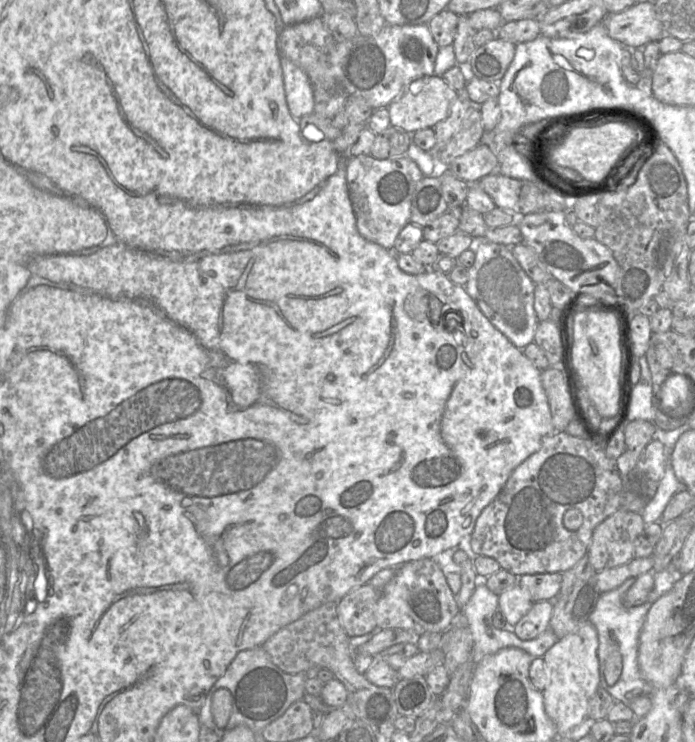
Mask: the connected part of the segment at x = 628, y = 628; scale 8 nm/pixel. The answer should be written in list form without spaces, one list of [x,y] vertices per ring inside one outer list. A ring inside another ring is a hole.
[[[628,578],[622,585],[619,587],[603,592],[600,594],[599,599],[597,600],[596,606],[591,613],[589,617],[589,622],[595,627],[597,631],[598,636],[598,648],[597,648],[597,658],[599,661],[599,674],[600,674],[600,686],[605,689],[615,701],[623,702],[626,705],[630,705],[630,700],[626,698],[627,693],[632,693],[632,695],[637,696],[647,696],[646,692],[642,691],[642,688],[645,687],[645,684],[643,680],[639,678],[640,672],[639,672],[639,665],[638,665],[638,648],[639,648],[639,637],[641,630],[643,628],[646,616],[648,611],[650,610],[653,603],[649,602],[650,597],[653,594],[653,589],[649,594],[648,600],[639,605],[639,606],[633,606],[633,607],[626,607],[623,605],[623,598],[628,591],[628,589],[634,584],[636,578]],[[613,641],[615,641],[618,645],[619,652],[622,657],[622,672],[618,679],[618,681],[610,686],[607,684],[605,677],[604,677],[604,668],[605,668],[605,661],[607,659],[608,654],[611,652],[611,645],[613,644]]]

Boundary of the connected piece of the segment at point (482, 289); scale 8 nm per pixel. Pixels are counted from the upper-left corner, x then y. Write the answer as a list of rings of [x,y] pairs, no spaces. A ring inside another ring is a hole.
[[[475,239],[475,245],[471,249],[475,252],[475,261],[468,270],[468,280],[464,285],[466,292],[487,319],[522,350],[534,342],[539,323],[534,309],[536,284],[522,269],[511,247],[485,239]]]

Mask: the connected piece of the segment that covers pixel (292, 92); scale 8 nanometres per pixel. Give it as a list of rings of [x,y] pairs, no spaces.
[[[282,57],[281,65],[289,110],[295,119],[300,120],[314,112],[312,85],[306,72],[289,59]]]

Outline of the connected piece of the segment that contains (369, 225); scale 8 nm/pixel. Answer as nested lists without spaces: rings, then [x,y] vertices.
[[[368,154],[349,157],[347,185],[359,233],[370,242],[394,250],[400,231],[410,222],[412,195],[423,177],[419,166],[408,156],[377,159]]]

